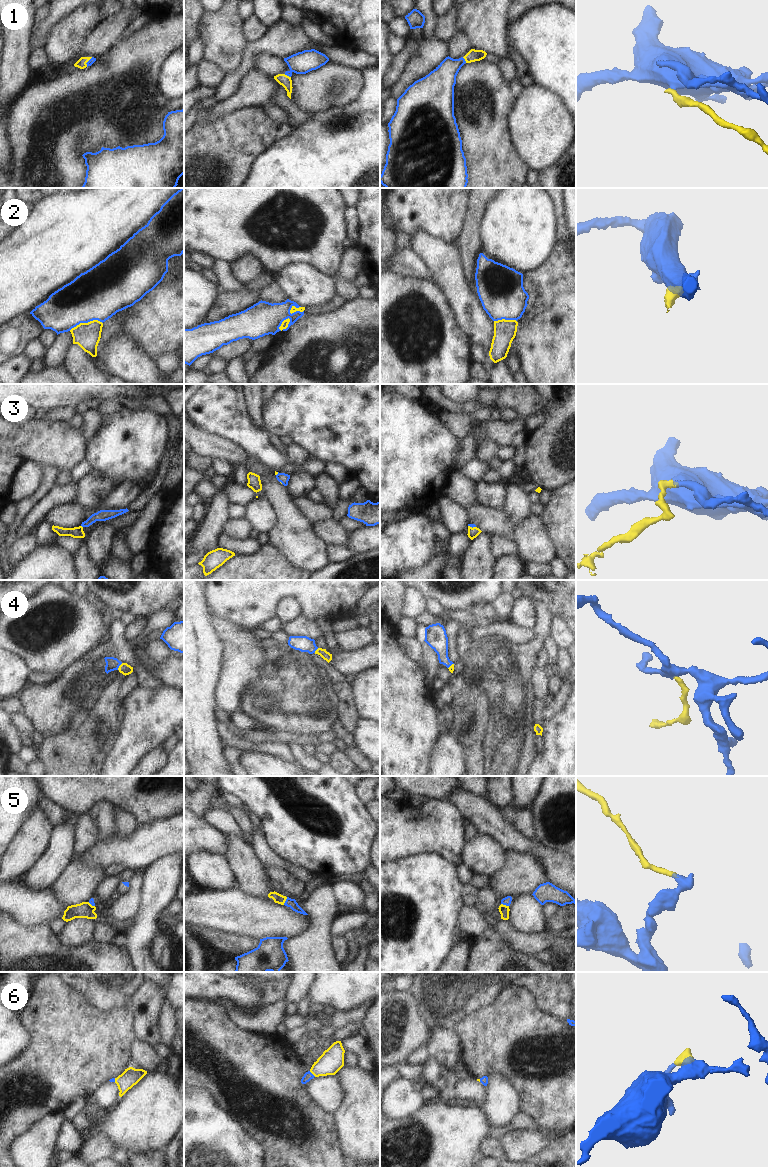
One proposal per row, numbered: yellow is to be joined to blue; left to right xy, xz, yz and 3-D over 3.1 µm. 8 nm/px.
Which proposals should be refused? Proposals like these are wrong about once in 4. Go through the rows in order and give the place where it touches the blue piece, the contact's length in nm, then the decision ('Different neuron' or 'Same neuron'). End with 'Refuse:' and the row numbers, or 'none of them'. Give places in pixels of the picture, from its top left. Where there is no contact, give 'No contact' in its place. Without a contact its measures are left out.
1: Touches blue at xz (287, 75). Shared border 60 nm. Same neuron
2: Touches blue at xy (85, 322). Shared border 280 nm. Different neuron
3: Touches blue at yz (472, 527). Shared border 70 nm. Same neuron
4: Touches blue at xy (119, 665). Shared border 70 nm. Same neuron
5: Touches blue at xz (285, 901). Shared border 70 nm. Different neuron
6: Touches blue at xz (311, 1073). Shared border 70 nm. Same neuron
Refuse: 2, 5.

